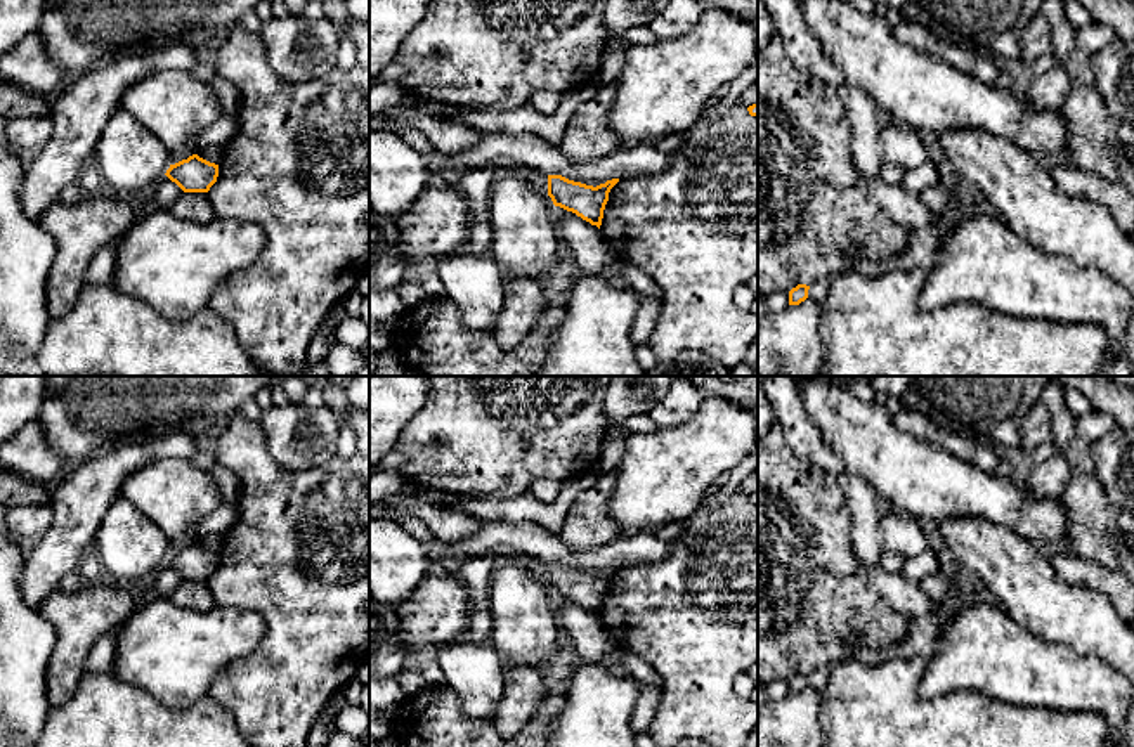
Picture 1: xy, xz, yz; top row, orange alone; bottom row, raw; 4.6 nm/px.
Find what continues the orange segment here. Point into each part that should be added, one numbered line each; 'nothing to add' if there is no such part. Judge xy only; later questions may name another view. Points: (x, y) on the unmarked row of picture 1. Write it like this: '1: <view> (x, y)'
nothing to add

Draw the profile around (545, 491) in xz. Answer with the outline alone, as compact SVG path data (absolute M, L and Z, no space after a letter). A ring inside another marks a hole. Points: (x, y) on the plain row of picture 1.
M536 478L527 489L527 494L543 504L551 504L560 490L562 482L551 478Z

